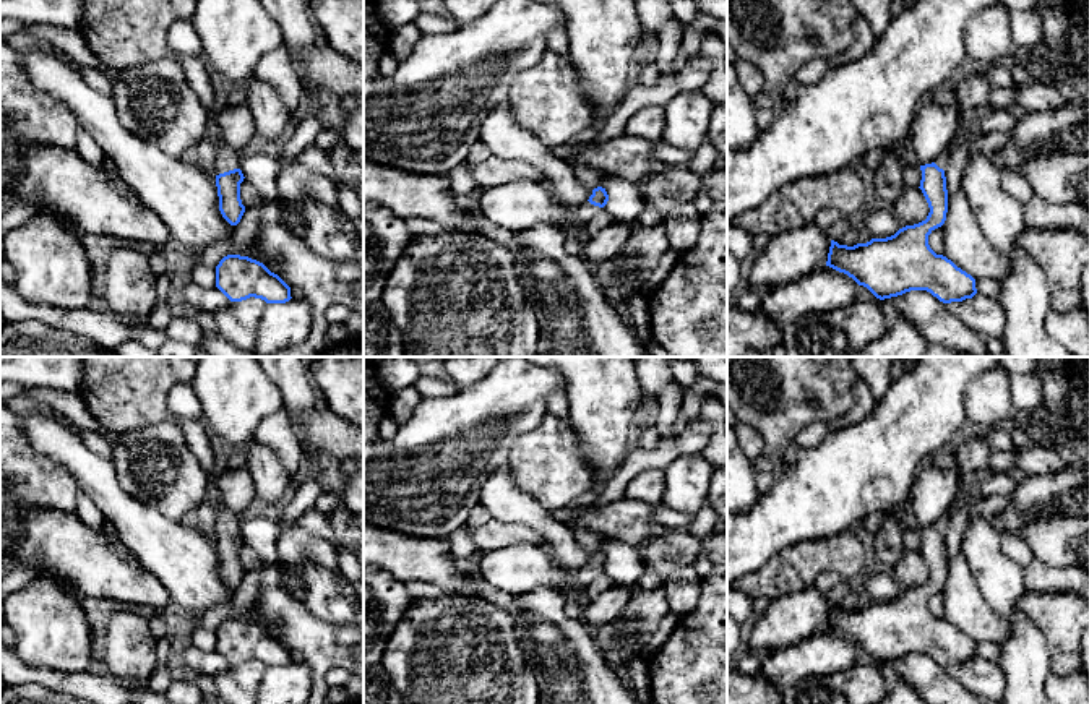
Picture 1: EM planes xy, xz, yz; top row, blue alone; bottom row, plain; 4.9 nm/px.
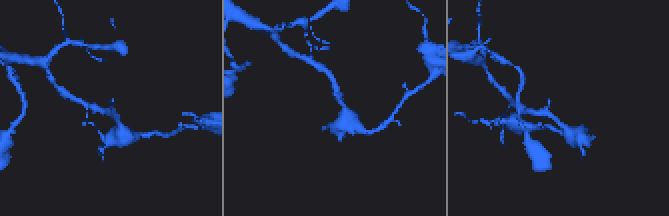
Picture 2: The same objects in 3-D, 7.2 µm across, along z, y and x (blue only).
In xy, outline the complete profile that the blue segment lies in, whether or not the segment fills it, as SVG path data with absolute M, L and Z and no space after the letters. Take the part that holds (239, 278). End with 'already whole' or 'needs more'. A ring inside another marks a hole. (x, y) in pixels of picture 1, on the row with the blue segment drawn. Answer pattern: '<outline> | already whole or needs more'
M227 255L216 266L216 287L230 300L242 302L250 297L266 303L286 303L291 287L263 263L240 255Z | already whole

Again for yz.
M953 138L935 162L920 165L919 188L930 208L925 221L854 247L831 240L826 266L847 274L880 300L910 290L927 290L943 303L972 298L977 294L975 279L928 245L928 235L946 221L945 169L956 148Z | needs more

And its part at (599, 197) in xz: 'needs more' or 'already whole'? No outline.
needs more

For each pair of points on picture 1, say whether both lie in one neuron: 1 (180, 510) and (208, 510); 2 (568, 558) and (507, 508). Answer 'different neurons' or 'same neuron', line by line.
1: different neurons
2: same neuron

